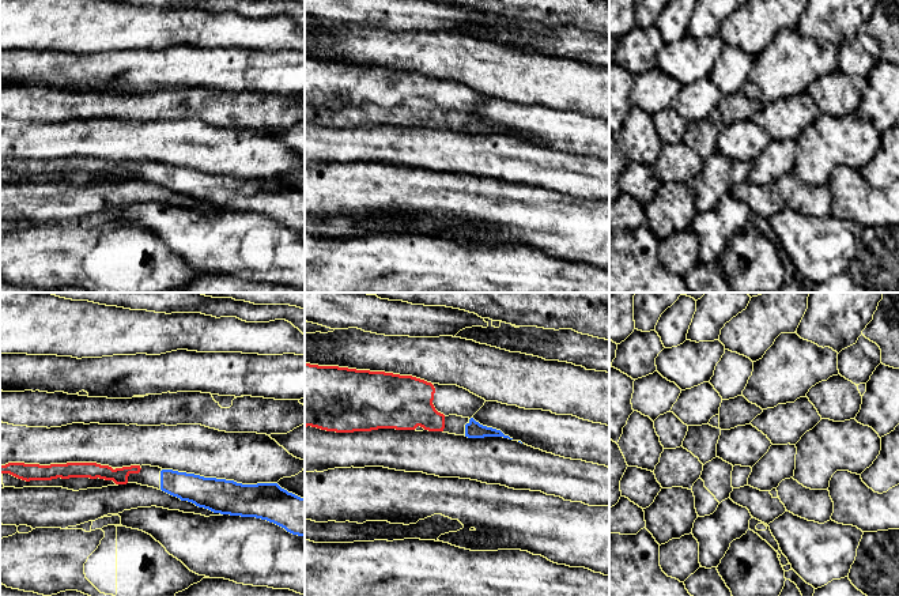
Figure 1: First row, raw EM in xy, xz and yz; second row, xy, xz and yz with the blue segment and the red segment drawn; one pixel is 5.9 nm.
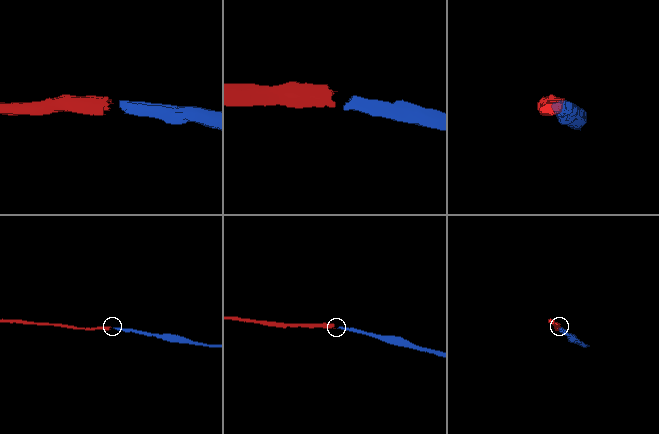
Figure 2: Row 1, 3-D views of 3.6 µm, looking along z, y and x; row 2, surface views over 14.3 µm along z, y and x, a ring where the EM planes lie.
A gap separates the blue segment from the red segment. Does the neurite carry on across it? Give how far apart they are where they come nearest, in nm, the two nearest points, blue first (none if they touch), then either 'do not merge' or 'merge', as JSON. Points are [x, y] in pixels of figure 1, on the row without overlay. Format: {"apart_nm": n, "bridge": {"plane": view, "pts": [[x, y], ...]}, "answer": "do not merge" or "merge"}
{"apart_nm": 120, "bridge": {"plane": "xy", "pts": [[161, 166], [140, 163]]}, "answer": "merge"}

